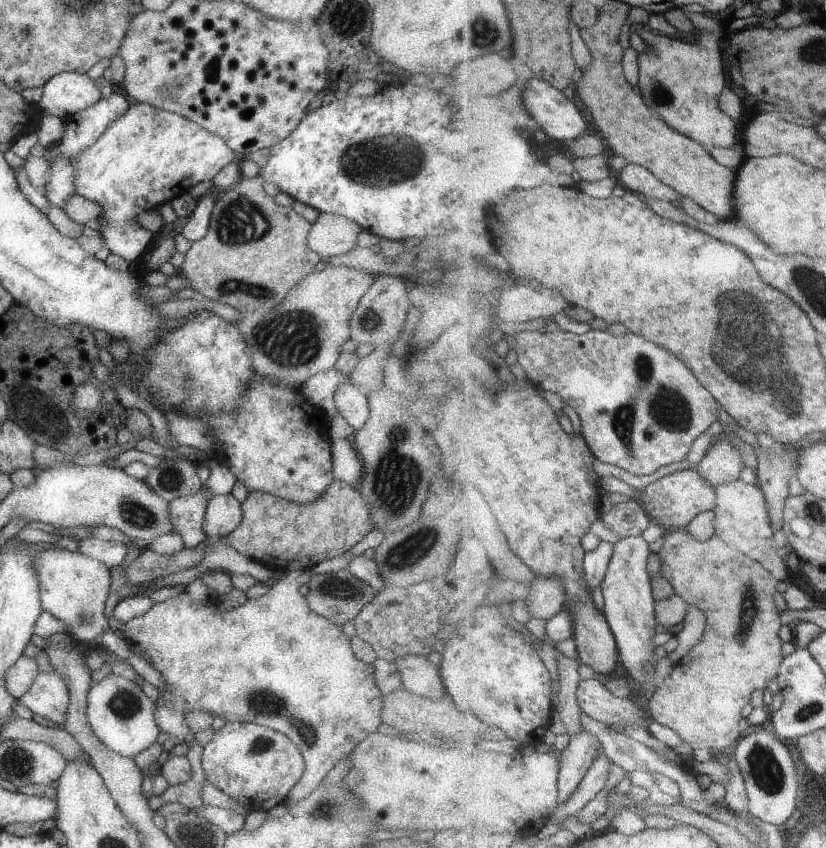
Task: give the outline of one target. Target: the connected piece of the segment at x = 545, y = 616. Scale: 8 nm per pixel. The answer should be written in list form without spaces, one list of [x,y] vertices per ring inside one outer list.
[[[537,576],[525,600],[530,619],[548,621],[557,616],[566,606],[564,582],[560,577],[544,579]]]

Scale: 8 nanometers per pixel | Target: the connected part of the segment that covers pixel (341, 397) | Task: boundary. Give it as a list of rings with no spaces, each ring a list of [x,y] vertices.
[[[348,380],[340,382],[334,390],[334,403],[347,424],[359,430],[368,419],[368,398]]]

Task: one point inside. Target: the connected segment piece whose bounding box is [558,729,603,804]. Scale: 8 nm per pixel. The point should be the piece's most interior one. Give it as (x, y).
(584, 748)

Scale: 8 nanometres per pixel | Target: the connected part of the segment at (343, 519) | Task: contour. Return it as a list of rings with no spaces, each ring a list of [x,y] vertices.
[[[335,478],[324,492],[311,502],[301,504],[266,492],[249,491],[246,498],[240,503],[240,507],[242,519],[239,526],[226,534],[222,541],[239,554],[254,561],[259,561],[261,564],[267,565],[271,570],[283,573],[293,567],[297,571],[311,569],[318,562],[333,558],[349,550],[351,546],[357,544],[372,529],[369,511],[360,492],[357,488]]]

